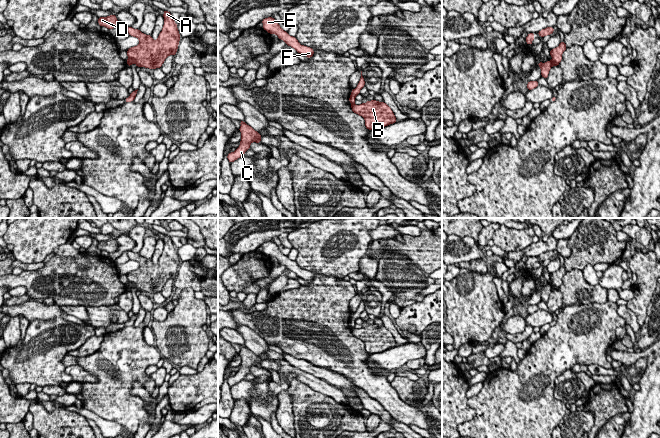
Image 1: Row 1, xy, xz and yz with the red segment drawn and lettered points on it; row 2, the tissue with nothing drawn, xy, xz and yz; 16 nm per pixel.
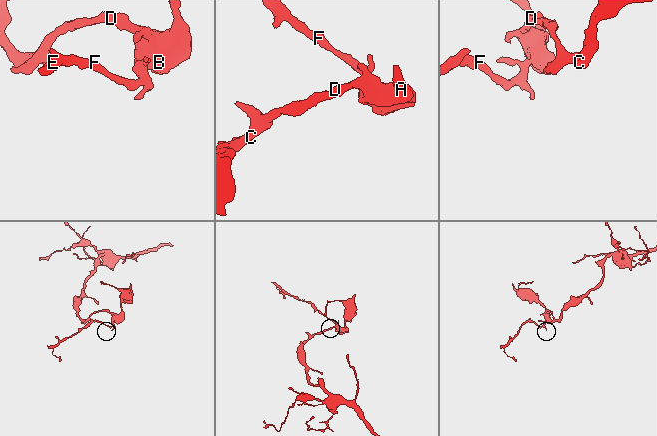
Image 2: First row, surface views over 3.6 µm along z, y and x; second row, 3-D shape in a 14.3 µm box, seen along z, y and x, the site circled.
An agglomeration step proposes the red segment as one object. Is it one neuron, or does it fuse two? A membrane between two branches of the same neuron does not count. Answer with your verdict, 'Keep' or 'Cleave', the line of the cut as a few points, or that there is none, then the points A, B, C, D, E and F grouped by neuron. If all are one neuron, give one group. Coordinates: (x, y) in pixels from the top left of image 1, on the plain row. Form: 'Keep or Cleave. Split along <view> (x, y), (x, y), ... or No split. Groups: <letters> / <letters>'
Cleave. Split along yz (550, 285), (552, 289). Groups: A B C D / E F

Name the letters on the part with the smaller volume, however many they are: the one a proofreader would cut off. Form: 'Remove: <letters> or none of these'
Remove: E, F

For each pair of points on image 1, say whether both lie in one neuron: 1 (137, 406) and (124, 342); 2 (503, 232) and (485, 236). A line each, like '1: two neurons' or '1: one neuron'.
1: one neuron
2: two neurons

